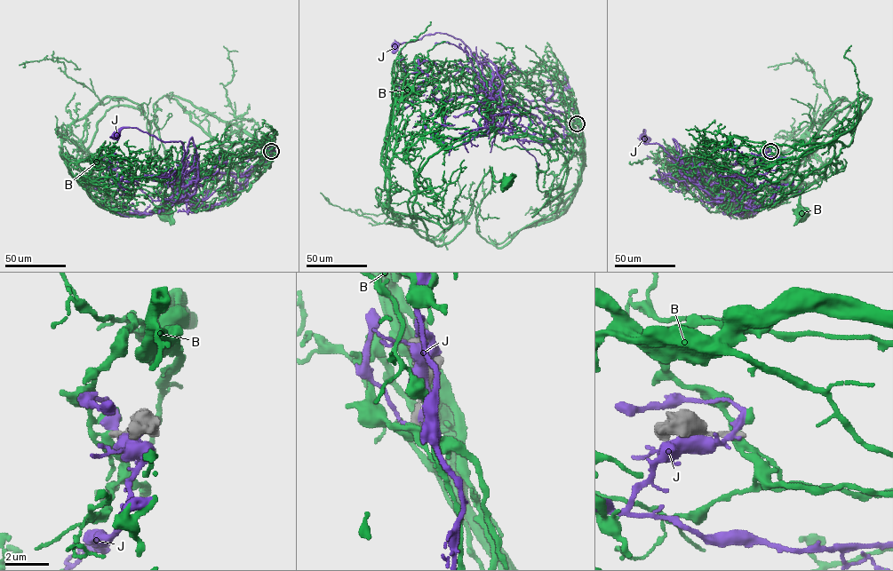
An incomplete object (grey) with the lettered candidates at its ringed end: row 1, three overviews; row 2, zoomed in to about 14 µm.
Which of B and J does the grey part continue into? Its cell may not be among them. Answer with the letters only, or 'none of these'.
none of these

